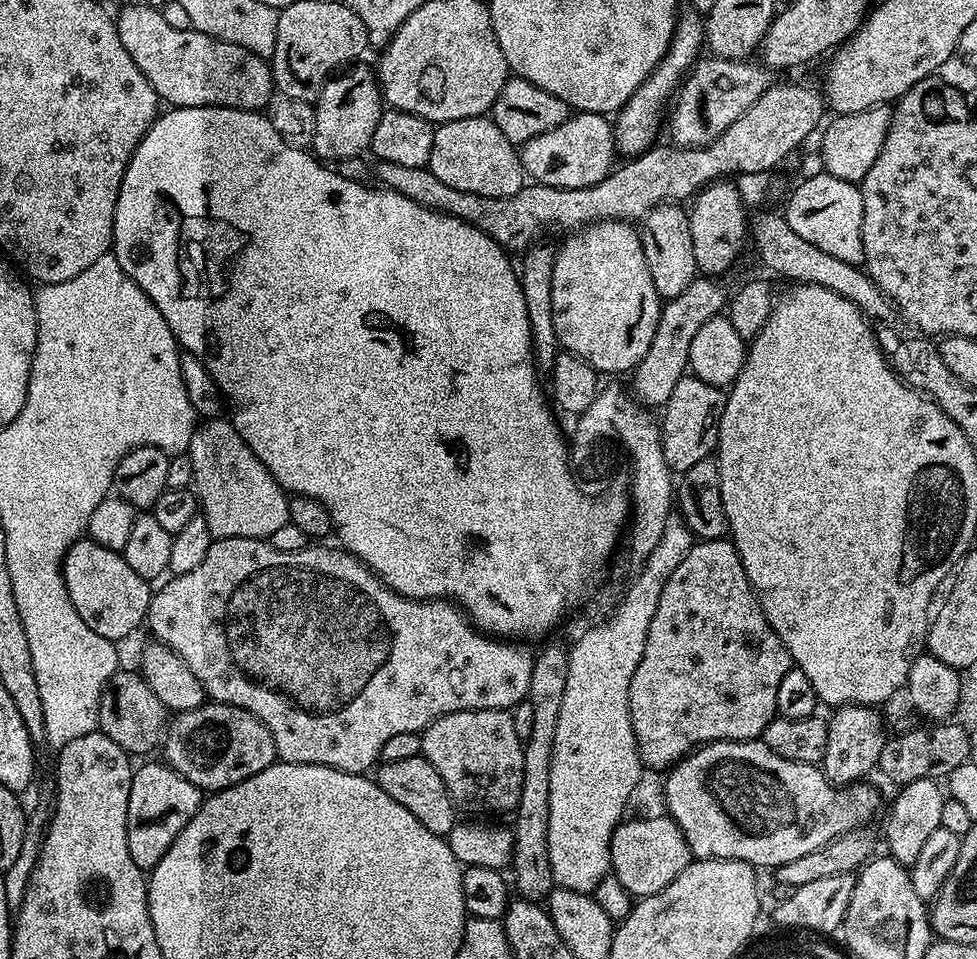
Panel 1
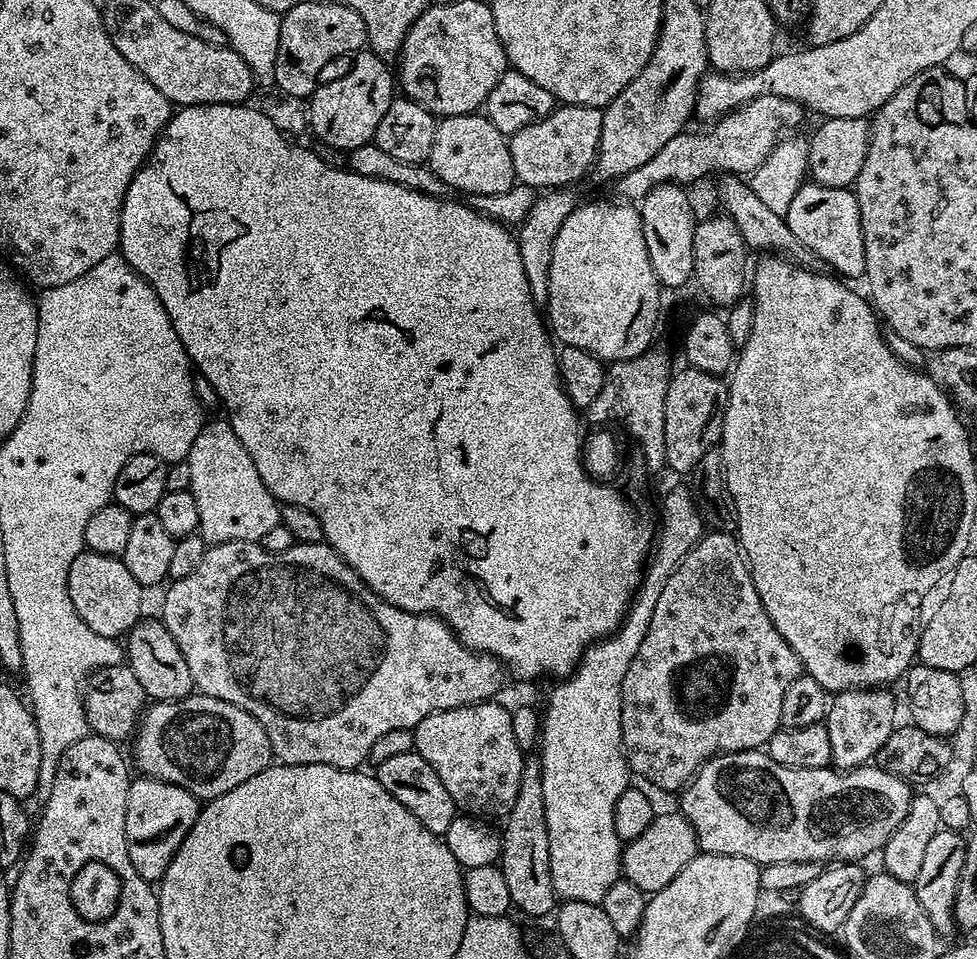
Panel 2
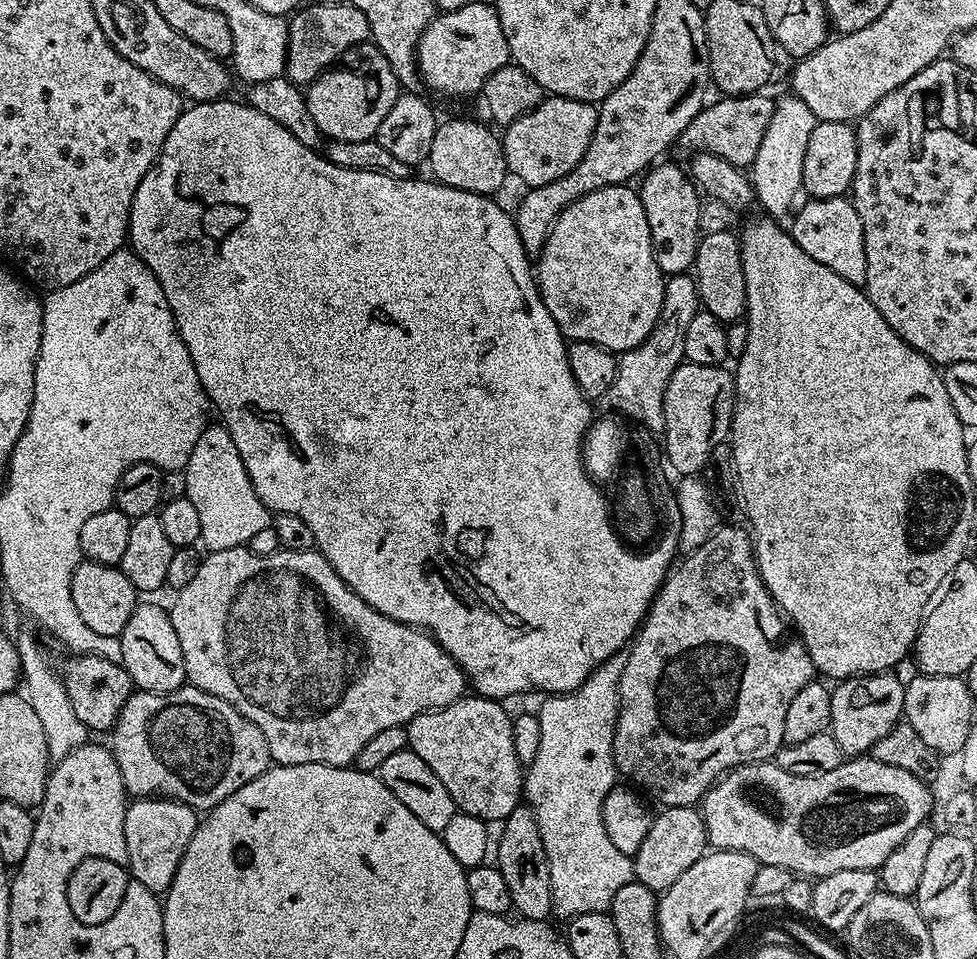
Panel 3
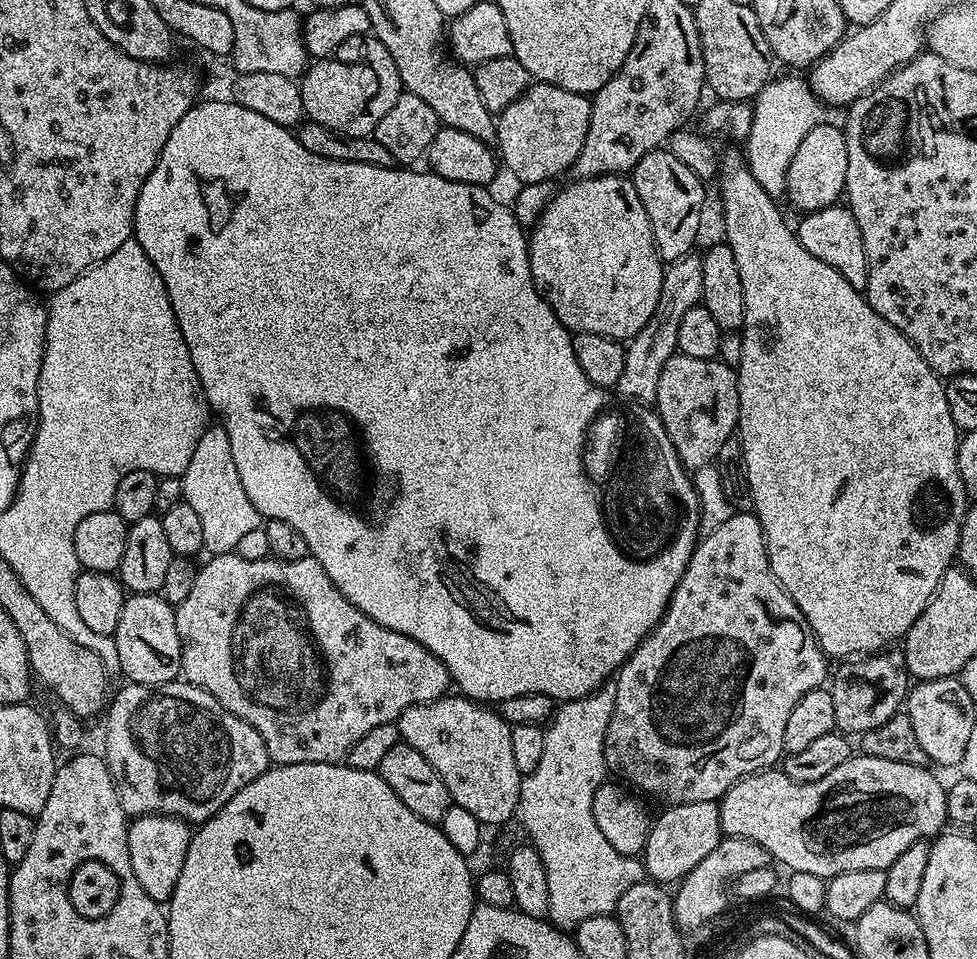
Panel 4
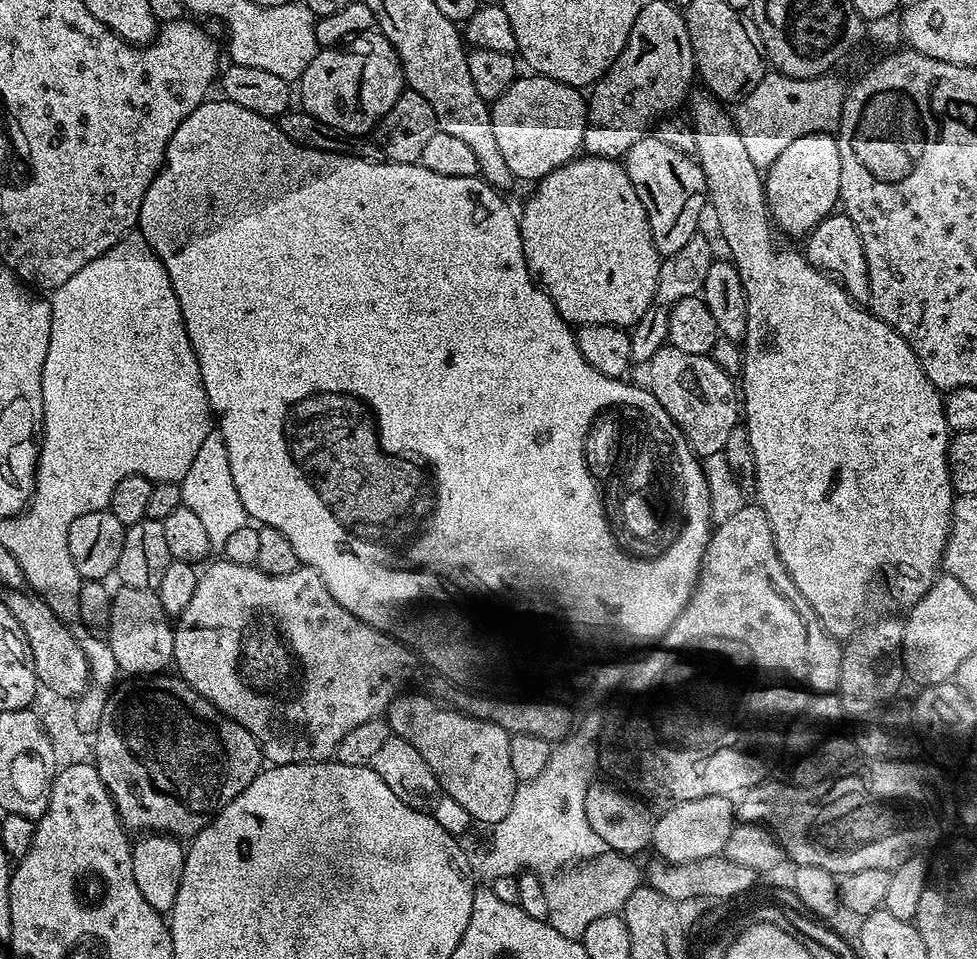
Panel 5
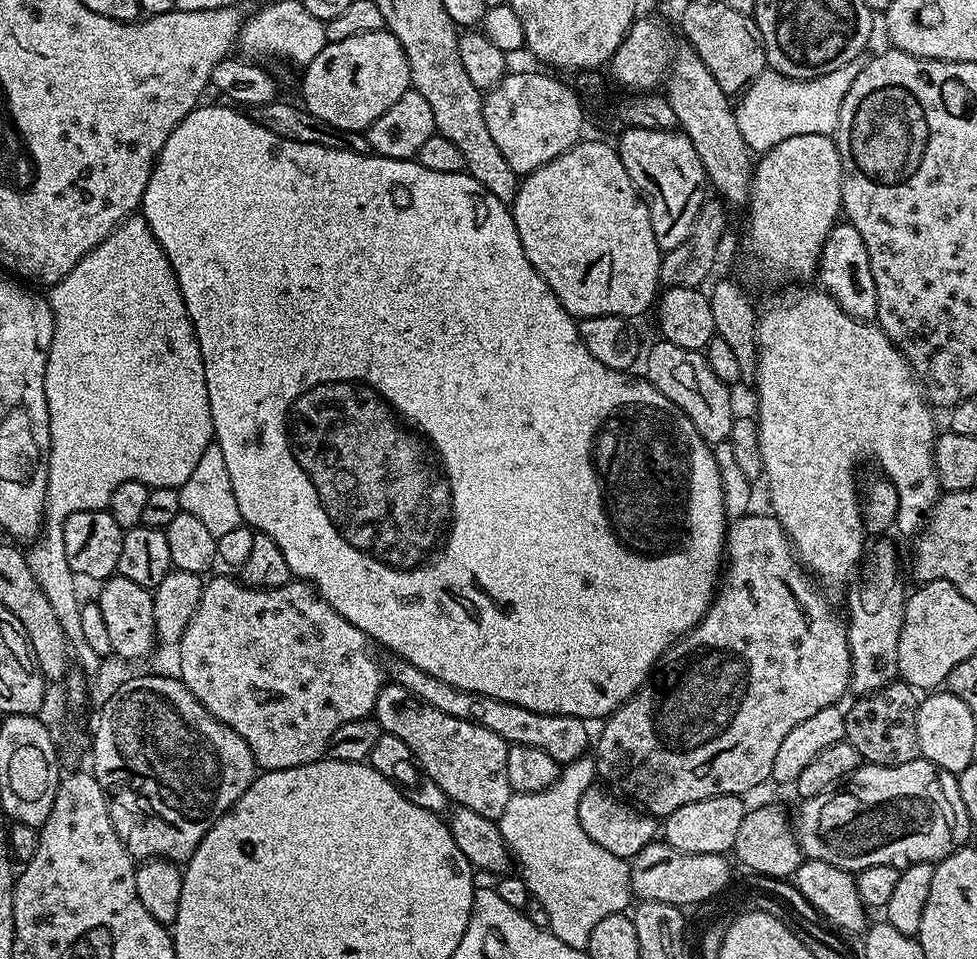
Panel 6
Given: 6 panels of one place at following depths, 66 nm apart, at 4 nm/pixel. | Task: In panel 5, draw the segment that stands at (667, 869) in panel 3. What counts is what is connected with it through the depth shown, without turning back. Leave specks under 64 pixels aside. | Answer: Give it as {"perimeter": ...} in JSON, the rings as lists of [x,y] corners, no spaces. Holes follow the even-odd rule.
{"perimeter":[[[707,796],[706,798],[694,798],[693,800],[687,800],[682,802],[678,806],[673,808],[665,808],[655,817],[654,823],[652,825],[652,842],[650,845],[651,851],[656,851],[655,854],[659,859],[666,861],[668,864],[689,864],[695,860],[701,860],[702,858],[710,858],[711,856],[719,856],[724,851],[726,842],[730,838],[733,828],[736,827],[738,823],[738,817],[736,814],[736,805],[734,803],[733,797],[730,796]]]}

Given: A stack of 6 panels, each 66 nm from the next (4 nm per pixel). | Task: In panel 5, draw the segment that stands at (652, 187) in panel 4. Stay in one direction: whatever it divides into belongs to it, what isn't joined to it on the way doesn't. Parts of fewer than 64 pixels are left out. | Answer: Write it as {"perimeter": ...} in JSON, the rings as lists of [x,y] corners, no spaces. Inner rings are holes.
{"perimeter":[[[646,134],[622,158],[624,168],[628,171],[630,182],[642,198],[642,206],[648,215],[650,222],[650,234],[654,238],[654,246],[661,257],[674,254],[674,250],[682,250],[686,242],[690,242],[692,236],[697,235],[700,224],[700,215],[706,212],[708,191],[706,190],[706,178],[700,169],[700,163],[689,153],[682,150],[674,150],[674,146],[666,146],[666,142],[659,140],[655,134]]]}

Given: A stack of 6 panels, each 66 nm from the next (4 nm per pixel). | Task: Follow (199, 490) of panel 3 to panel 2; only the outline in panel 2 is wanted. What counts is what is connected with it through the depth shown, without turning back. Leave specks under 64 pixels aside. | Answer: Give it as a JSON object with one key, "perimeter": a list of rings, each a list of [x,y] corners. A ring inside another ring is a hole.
{"perimeter":[[[209,419],[200,429],[198,438],[194,438],[194,446],[190,446],[190,454],[186,463],[190,466],[190,495],[196,503],[196,522],[199,535],[208,546],[230,542],[231,540],[254,540],[259,542],[262,534],[274,530],[280,523],[281,503],[275,500],[266,490],[266,482],[258,474],[254,462],[250,462],[250,454],[238,442],[231,423],[227,419]]]}

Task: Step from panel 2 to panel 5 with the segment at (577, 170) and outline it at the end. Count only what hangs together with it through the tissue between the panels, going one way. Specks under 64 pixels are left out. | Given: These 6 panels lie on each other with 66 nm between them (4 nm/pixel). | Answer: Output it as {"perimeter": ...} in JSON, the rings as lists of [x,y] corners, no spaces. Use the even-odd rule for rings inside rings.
{"perimeter":[[[535,74],[521,75],[501,94],[491,101],[490,111],[494,122],[494,139],[498,141],[498,150],[502,150],[502,159],[516,175],[517,181],[532,180],[539,182],[543,176],[555,168],[569,164],[581,155],[584,146],[584,131],[588,125],[588,101],[579,88],[571,88],[557,80]]]}

